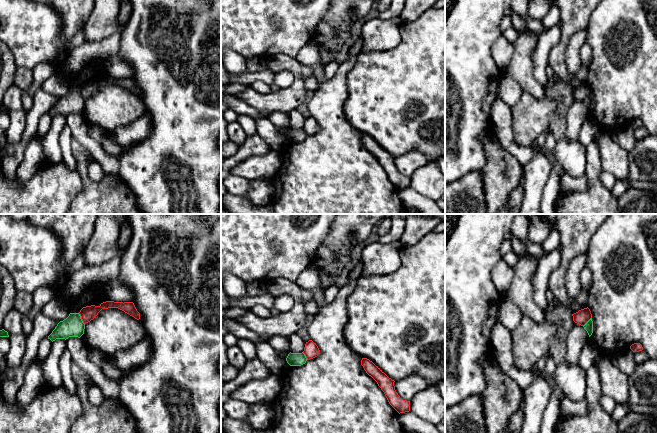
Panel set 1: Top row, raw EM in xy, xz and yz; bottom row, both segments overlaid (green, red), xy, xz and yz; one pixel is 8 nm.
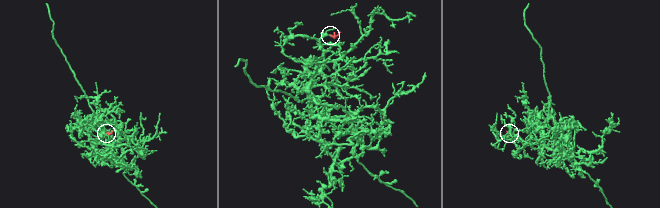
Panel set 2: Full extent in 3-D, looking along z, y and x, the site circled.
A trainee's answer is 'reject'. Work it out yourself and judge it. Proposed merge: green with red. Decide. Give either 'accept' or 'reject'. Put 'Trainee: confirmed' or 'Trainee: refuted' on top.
Trainee: confirmed
reject

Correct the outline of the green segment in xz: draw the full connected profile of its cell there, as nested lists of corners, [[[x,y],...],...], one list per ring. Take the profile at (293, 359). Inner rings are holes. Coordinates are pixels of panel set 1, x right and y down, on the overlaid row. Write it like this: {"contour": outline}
{"contour": [[[289,353],[286,358],[287,363],[290,366],[301,366],[306,363],[307,358],[305,354],[302,353]]]}

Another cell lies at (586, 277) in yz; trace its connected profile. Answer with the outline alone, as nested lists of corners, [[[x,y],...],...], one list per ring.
[[[584,267],[580,273],[581,289],[589,292],[593,283],[593,274],[588,267]]]

